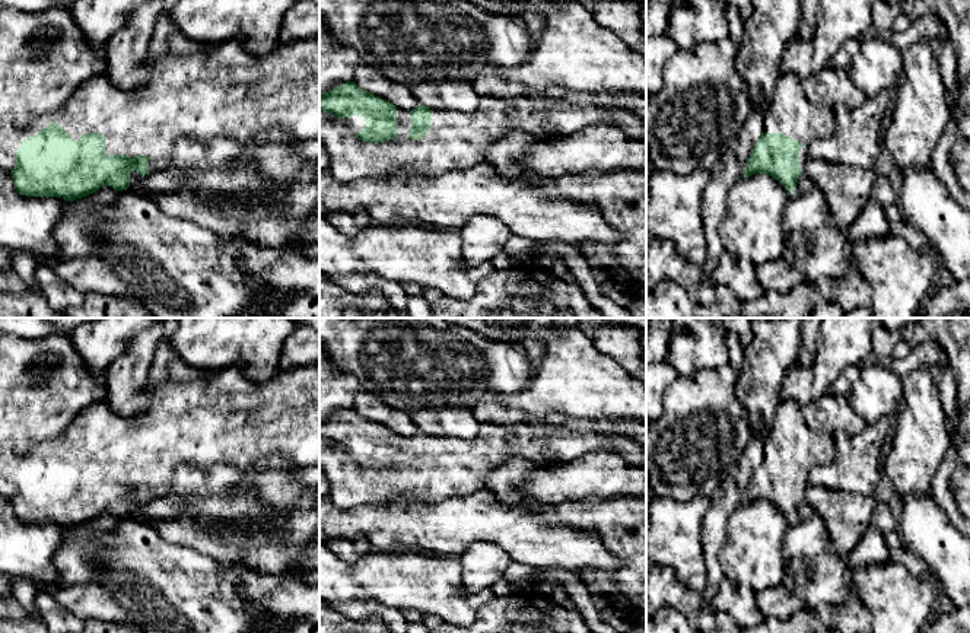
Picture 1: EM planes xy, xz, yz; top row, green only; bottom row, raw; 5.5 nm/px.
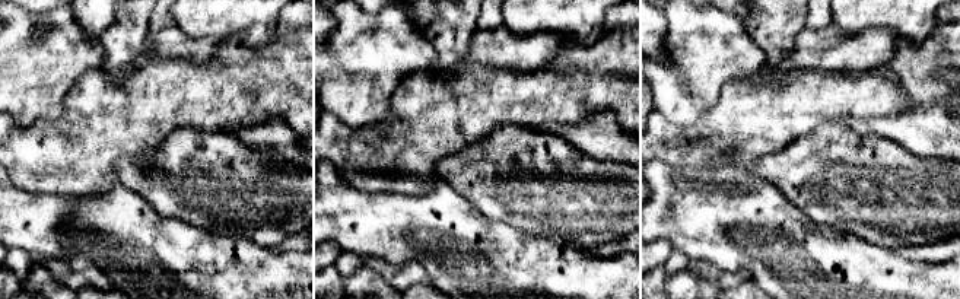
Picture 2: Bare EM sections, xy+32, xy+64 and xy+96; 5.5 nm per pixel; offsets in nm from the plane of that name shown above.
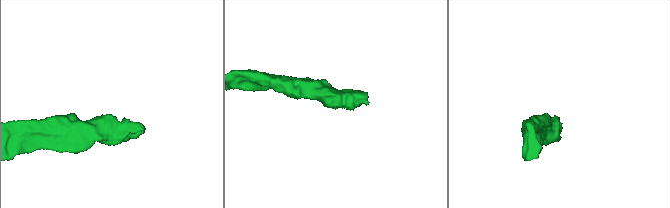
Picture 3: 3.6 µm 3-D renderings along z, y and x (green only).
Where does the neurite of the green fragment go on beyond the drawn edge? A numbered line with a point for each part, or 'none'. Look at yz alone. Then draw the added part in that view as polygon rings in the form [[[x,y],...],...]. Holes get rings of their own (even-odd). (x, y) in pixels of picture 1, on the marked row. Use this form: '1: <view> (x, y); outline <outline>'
1: yz (791, 113); outline [[[794,73],[780,74],[764,118],[763,133],[780,133],[799,141],[801,171],[808,159],[807,150],[814,140],[829,139],[836,128],[834,109],[814,105],[805,95],[801,79]]]

